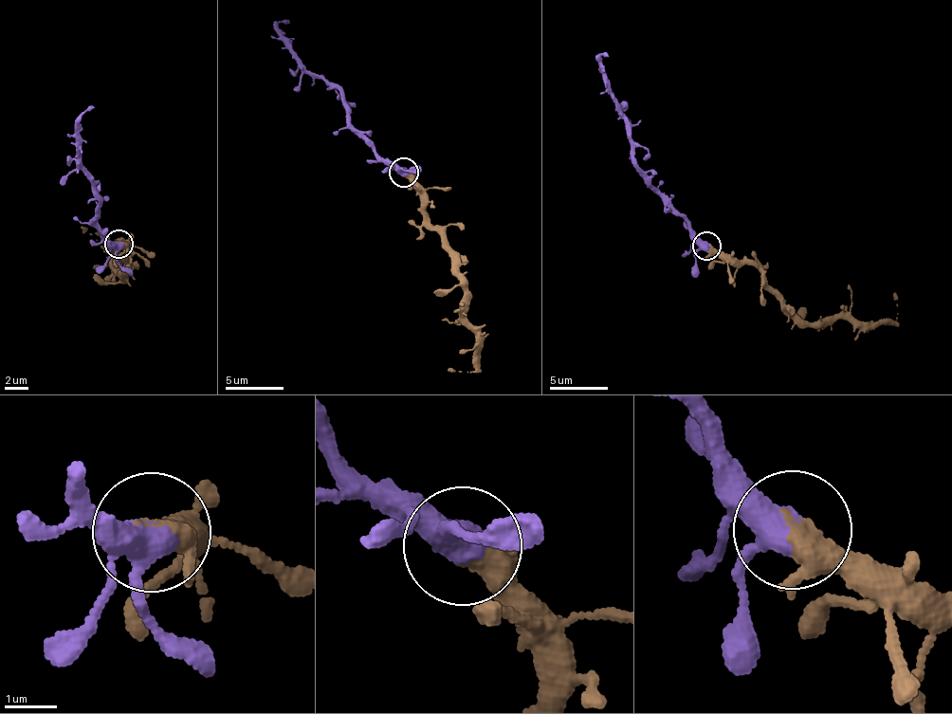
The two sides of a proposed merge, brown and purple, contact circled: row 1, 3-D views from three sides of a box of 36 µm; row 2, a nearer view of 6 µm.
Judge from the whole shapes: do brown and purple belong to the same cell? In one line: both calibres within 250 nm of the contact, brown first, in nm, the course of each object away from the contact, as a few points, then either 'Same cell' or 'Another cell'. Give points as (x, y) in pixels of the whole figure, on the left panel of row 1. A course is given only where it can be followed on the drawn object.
Thickness 340 nm (brown) against 440 nm. Course of brown: (119, 245), (122, 243), (118, 240), (123, 243), (125, 257), (121, 276), (112, 257), (117, 257), (82, 228). Course of purple: (119, 245), (108, 239), (92, 220), (98, 199), (78, 147), (78, 122), (94, 105). Same cell

